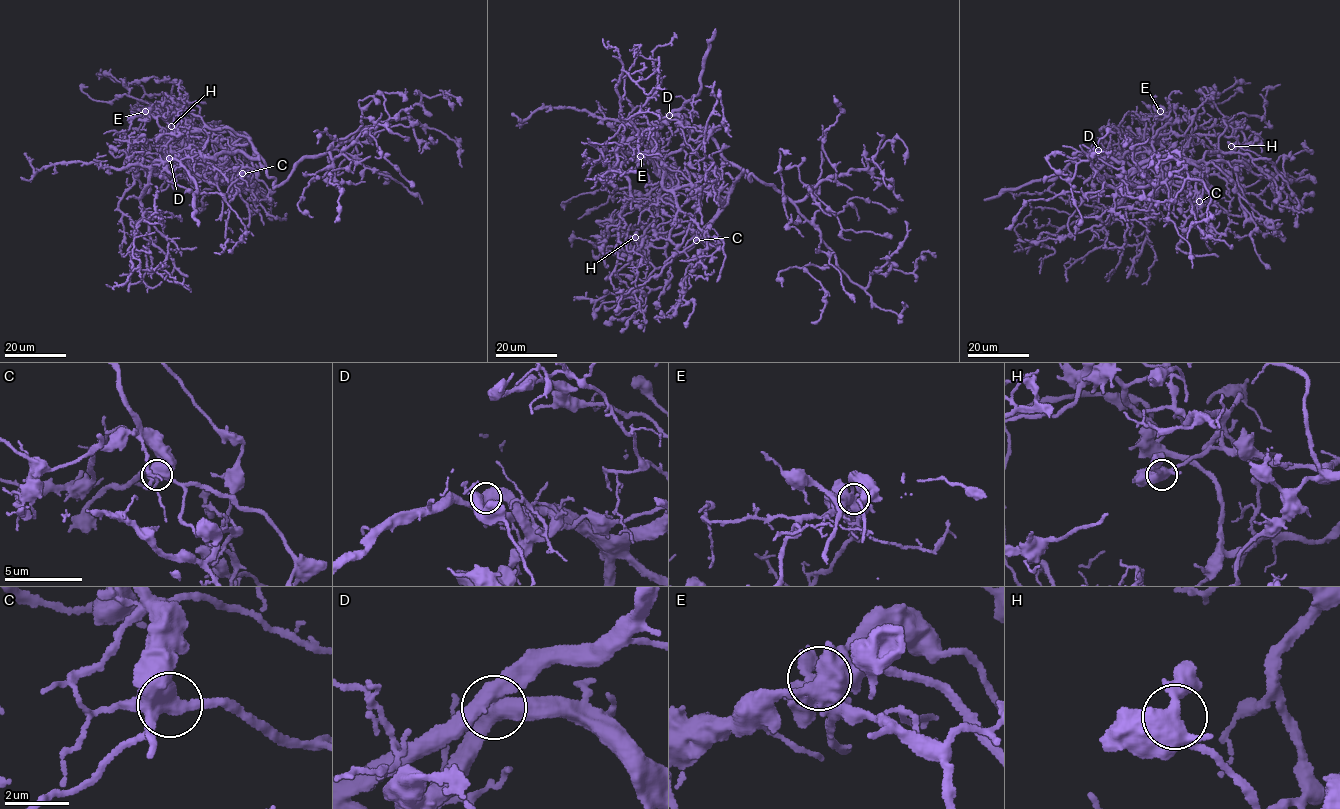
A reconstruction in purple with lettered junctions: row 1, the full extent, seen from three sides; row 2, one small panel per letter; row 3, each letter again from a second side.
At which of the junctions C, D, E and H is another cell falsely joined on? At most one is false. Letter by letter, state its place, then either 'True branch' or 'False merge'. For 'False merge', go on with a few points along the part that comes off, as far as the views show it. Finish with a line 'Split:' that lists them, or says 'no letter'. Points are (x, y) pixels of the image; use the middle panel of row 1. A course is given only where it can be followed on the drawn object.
C: Place: (696, 240). True branch
D: Place: (669, 115). True branch
E: Place: (640, 156). False merge. Course of the part to remove: (641, 156), (728, 199), (692, 247), (655, 268), (608, 223), (621, 197)
H: Place: (635, 237). True branch
Split: E

